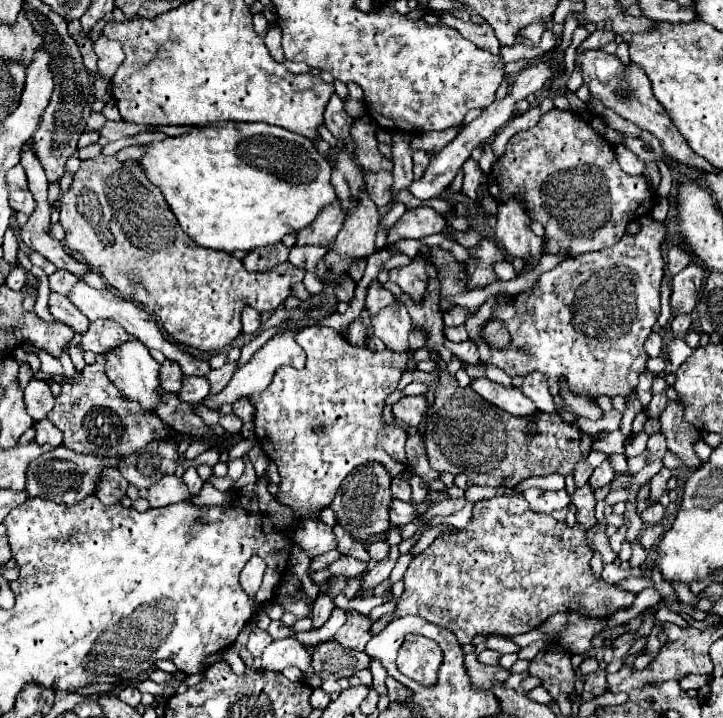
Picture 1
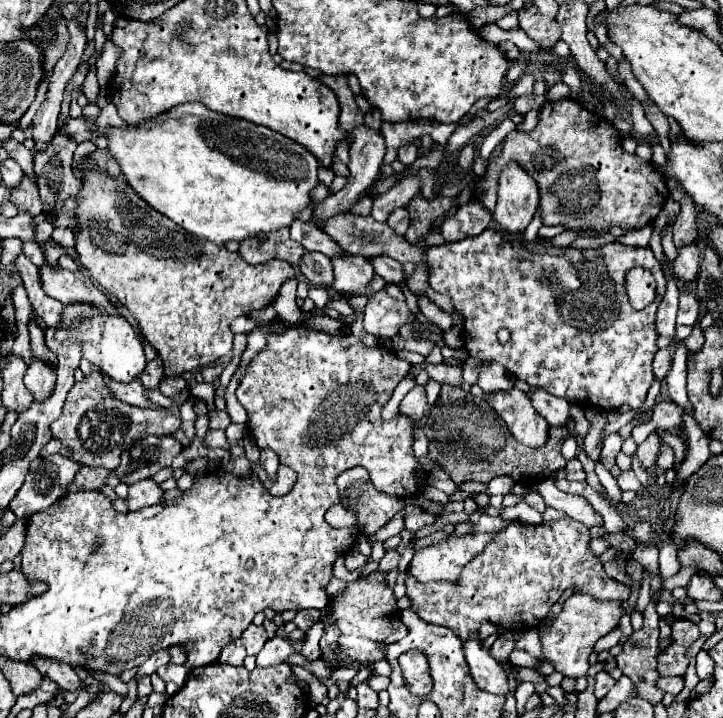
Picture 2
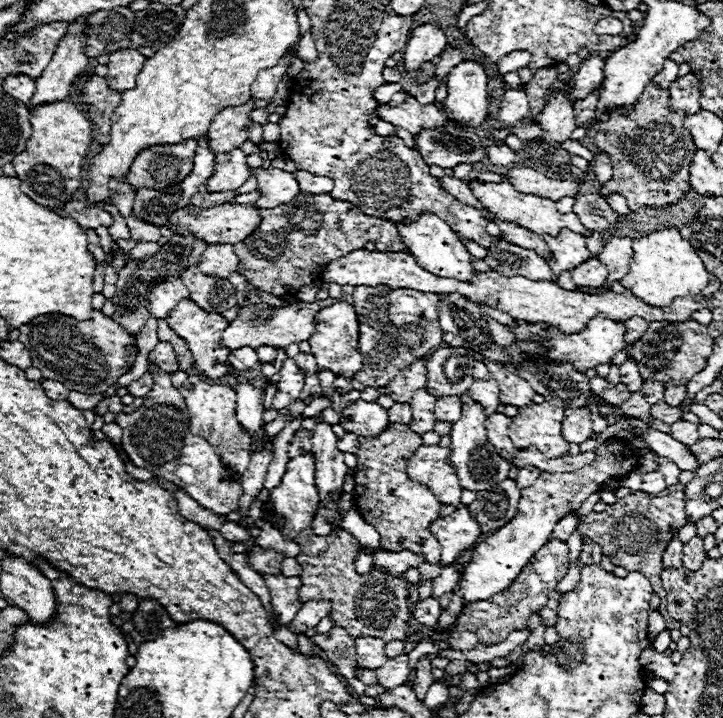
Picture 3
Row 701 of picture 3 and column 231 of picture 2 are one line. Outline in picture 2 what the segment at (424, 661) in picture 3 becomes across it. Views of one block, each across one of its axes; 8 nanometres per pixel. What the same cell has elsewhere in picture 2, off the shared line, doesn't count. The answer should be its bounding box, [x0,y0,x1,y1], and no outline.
[210,410,232,430]

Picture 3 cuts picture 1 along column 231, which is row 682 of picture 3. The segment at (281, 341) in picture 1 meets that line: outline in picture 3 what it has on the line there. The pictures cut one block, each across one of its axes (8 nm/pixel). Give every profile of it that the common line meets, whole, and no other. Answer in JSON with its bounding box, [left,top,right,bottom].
[376,654,410,688]

